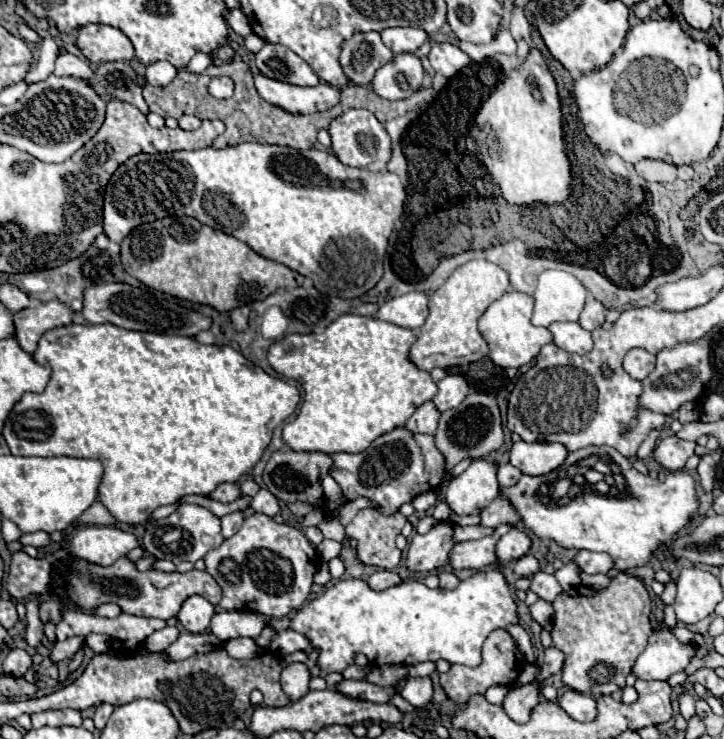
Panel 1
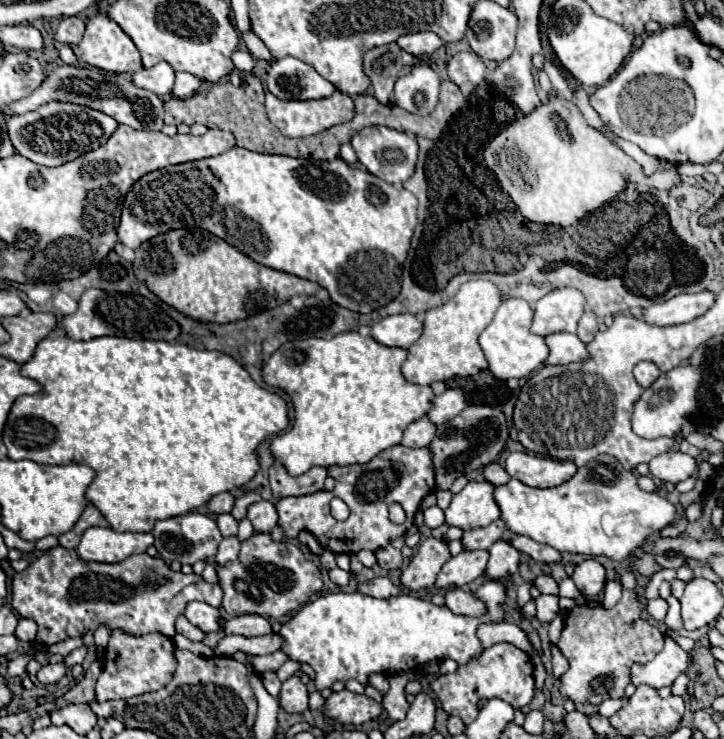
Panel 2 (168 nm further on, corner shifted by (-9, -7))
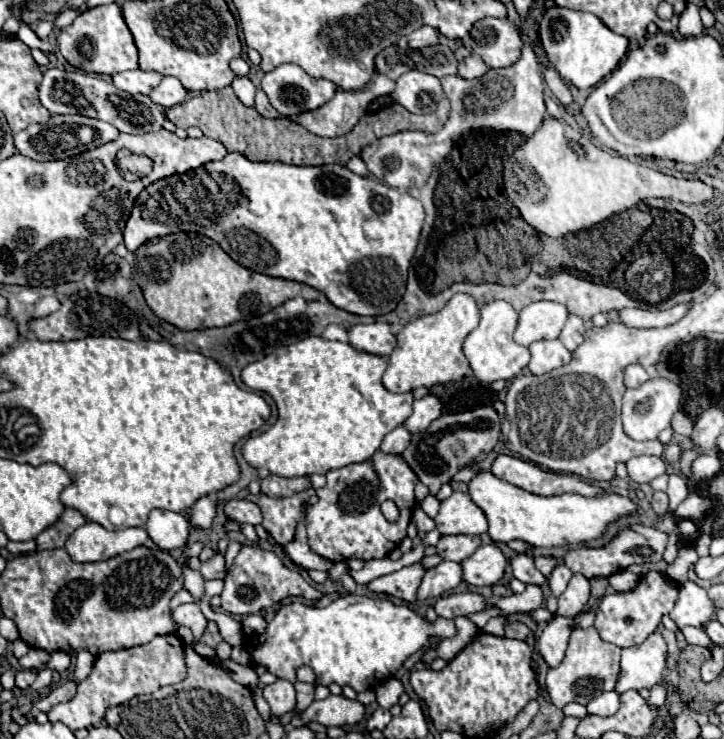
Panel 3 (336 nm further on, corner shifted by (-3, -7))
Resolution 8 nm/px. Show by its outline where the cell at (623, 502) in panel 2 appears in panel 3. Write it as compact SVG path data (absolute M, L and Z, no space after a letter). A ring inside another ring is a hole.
M479 471L469 483L469 497L471 501L483 509L487 523L489 523L489 537L495 543L509 543L511 539L521 539L535 547L561 547L561 545L579 545L603 535L605 527L627 515L637 511L637 505L623 495L595 495L595 497L581 497L581 495L553 495L541 497L521 487L515 487L491 471Z

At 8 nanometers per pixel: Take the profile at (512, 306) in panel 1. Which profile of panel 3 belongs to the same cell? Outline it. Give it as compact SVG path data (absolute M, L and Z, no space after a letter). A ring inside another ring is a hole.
M491 301L481 307L479 325L467 335L463 343L463 353L469 359L471 371L479 383L493 383L497 379L513 379L521 375L521 371L529 363L529 349L521 347L513 341L513 331L517 327L517 311L507 301Z

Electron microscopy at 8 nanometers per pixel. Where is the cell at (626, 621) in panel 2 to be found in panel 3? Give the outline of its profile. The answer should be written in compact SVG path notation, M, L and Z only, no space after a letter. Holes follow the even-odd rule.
M595 627L573 629L565 659L561 661L559 667L549 669L545 677L545 689L551 697L551 703L563 709L567 703L575 701L581 695L599 697L603 691L611 691L619 675L619 655L621 655L621 649L617 645L601 641Z

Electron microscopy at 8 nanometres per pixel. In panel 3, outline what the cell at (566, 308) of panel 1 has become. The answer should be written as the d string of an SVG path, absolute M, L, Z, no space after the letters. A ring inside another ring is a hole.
M537 301L521 309L519 313L519 323L513 333L513 339L529 347L535 341L541 339L557 339L565 319L567 319L567 307L553 303L553 301Z

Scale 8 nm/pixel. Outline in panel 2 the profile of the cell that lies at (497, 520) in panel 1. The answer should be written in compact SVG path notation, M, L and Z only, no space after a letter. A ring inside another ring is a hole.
M497 519L495 523L487 525L487 527L467 531L461 541L463 541L465 549L489 549L495 541L501 539L503 531L505 531L505 523L503 523L503 519Z

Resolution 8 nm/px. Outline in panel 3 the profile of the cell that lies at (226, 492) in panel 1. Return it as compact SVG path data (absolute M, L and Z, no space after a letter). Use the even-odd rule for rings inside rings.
M205 495L205 497L197 499L185 513L189 517L191 527L195 527L195 529L209 529L211 521L215 517L215 511L217 511L215 499L211 495Z

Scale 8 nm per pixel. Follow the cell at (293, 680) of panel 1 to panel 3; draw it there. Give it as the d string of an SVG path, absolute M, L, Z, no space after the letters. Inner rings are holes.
M277 679L273 685L265 687L265 701L271 707L271 715L281 717L295 707L295 689L289 681Z

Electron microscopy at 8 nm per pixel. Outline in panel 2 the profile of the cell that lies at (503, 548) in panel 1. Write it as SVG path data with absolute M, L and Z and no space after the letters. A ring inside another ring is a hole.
M497 541L491 549L489 549L489 563L487 563L487 571L485 575L489 579L503 579L509 577L513 573L517 573L519 567L519 559L521 553L507 541Z

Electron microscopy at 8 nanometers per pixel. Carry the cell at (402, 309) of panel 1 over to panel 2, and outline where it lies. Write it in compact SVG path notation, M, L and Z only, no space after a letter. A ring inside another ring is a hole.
M413 313L389 315L371 327L371 337L389 347L411 347L423 333L423 323Z

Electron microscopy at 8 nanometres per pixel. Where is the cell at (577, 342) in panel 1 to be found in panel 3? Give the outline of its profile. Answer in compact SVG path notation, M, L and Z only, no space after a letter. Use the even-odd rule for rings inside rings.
M559 339L531 343L529 353L531 353L531 361L529 361L527 369L531 375L549 373L549 371L569 363L569 359L571 359L571 353L563 347L563 343Z

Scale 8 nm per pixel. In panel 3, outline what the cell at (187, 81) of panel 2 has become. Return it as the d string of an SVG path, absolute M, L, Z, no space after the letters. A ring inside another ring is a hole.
M163 77L161 83L149 93L149 97L153 103L169 109L169 107L175 107L187 99L187 89L179 83L179 79Z

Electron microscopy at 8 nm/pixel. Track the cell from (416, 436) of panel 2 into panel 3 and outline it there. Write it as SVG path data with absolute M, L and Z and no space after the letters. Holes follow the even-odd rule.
M399 425L391 433L385 435L385 439L383 439L383 443L381 443L379 449L383 453L389 453L389 455L399 455L399 453L405 451L405 447L409 445L409 441L411 441L411 433L403 425Z

